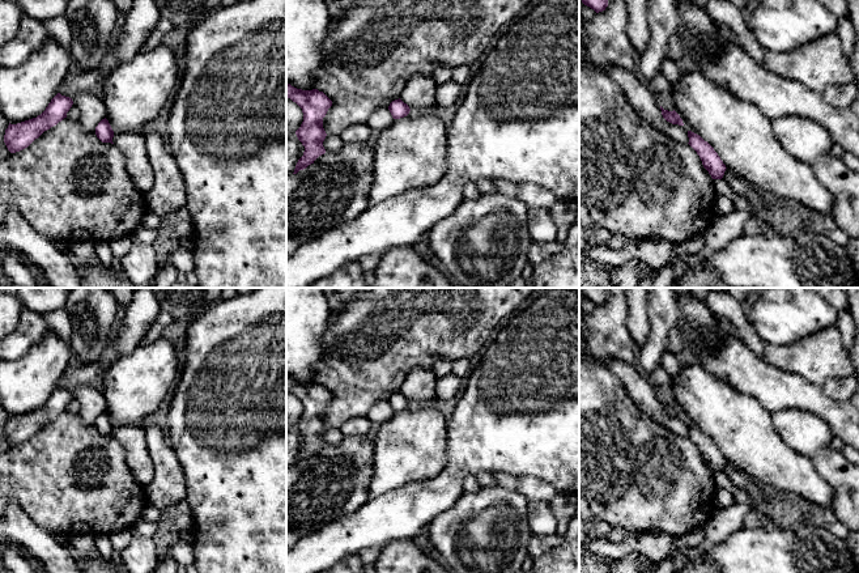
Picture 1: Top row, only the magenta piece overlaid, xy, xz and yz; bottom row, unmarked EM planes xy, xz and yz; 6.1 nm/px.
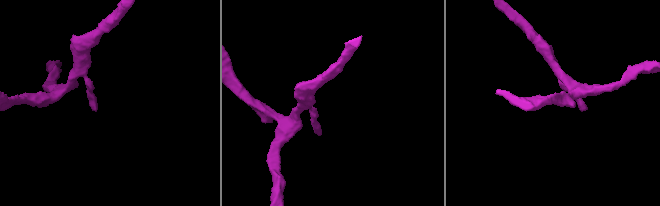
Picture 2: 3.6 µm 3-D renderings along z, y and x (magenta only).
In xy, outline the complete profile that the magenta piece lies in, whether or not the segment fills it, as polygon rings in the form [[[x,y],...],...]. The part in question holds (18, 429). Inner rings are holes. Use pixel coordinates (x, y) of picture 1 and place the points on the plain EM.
[[[58,386],[46,403],[37,411],[10,417],[5,423],[4,436],[10,446],[20,445],[27,441],[35,432],[38,432],[44,424],[56,419],[64,411],[72,400],[73,394],[69,390]]]

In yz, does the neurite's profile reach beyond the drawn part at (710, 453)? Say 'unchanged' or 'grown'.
unchanged

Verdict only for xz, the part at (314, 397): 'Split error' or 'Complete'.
Complete

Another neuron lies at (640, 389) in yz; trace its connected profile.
[[[611,360],[608,368],[622,382],[634,404],[646,416],[679,436],[689,436],[686,421],[684,419],[672,417],[663,411],[655,387],[648,378],[635,369],[634,365],[622,360]]]

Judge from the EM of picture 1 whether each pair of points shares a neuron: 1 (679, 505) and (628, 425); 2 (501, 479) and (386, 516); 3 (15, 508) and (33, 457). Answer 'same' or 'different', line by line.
1: same
2: different
3: different

